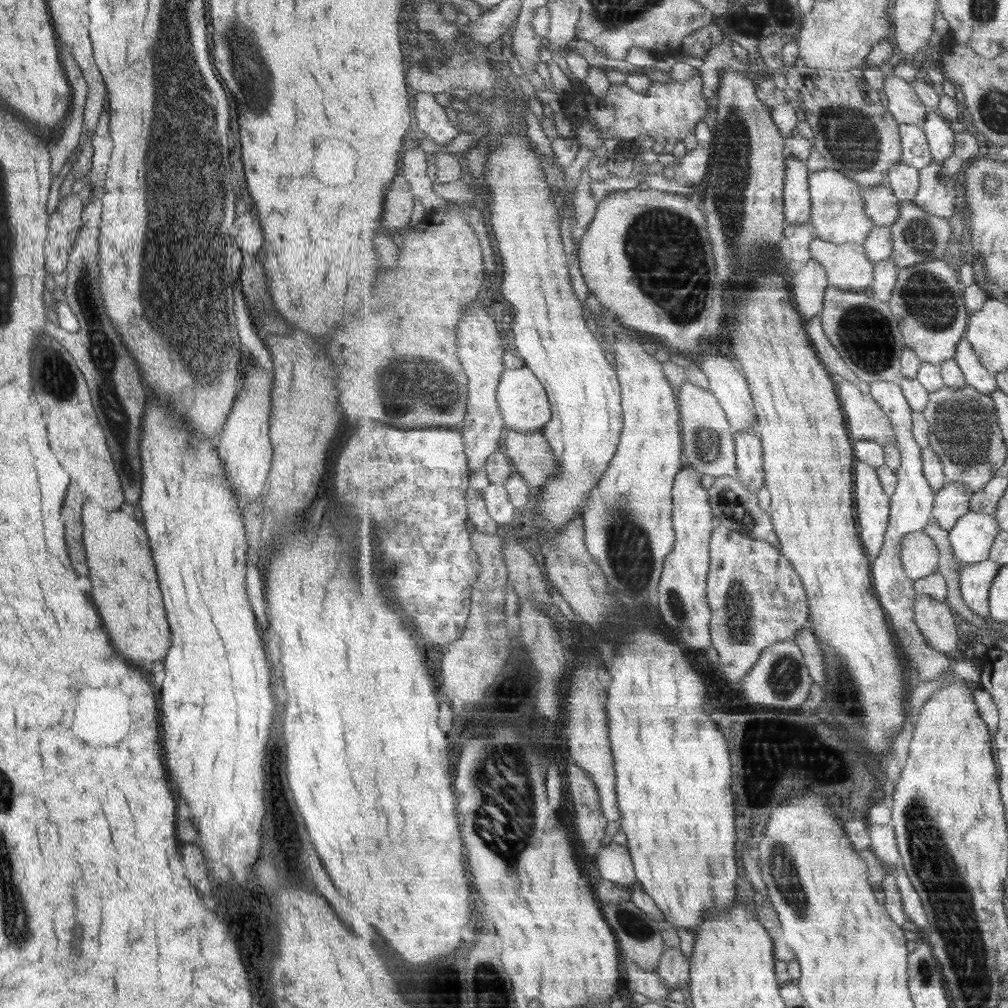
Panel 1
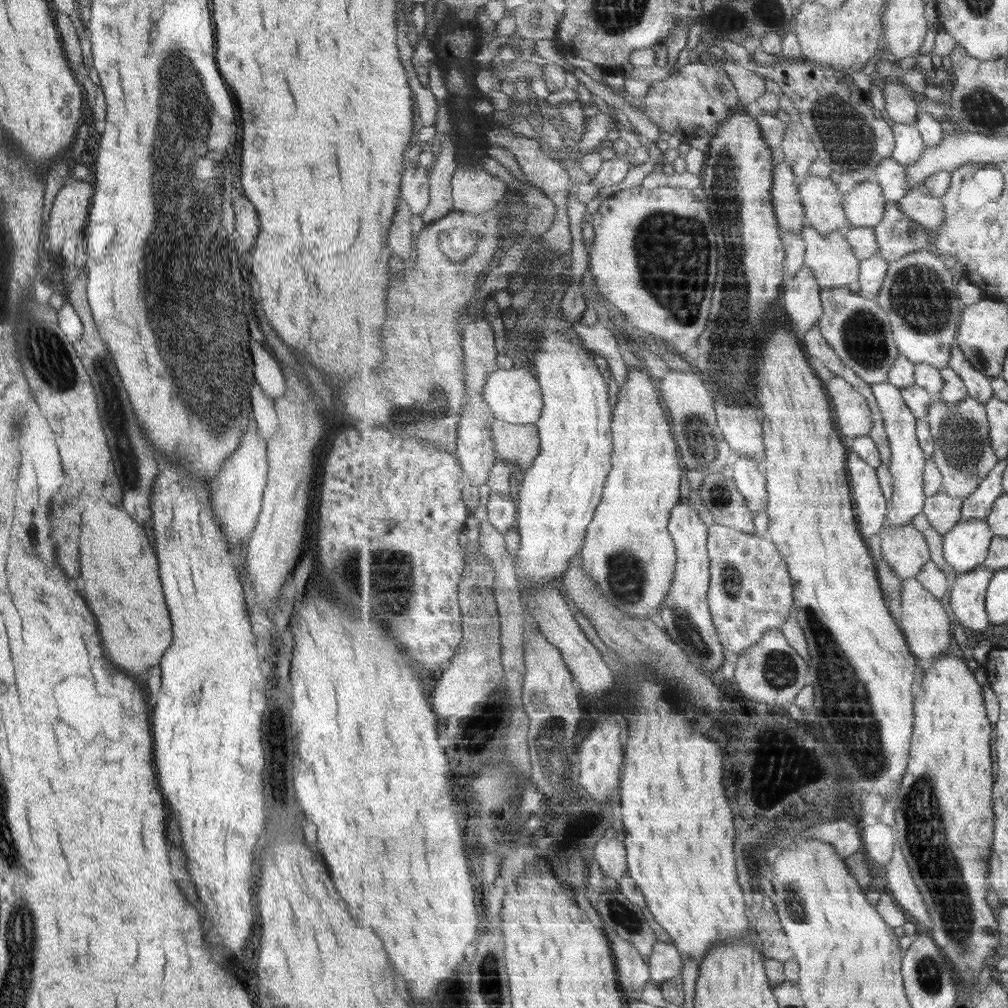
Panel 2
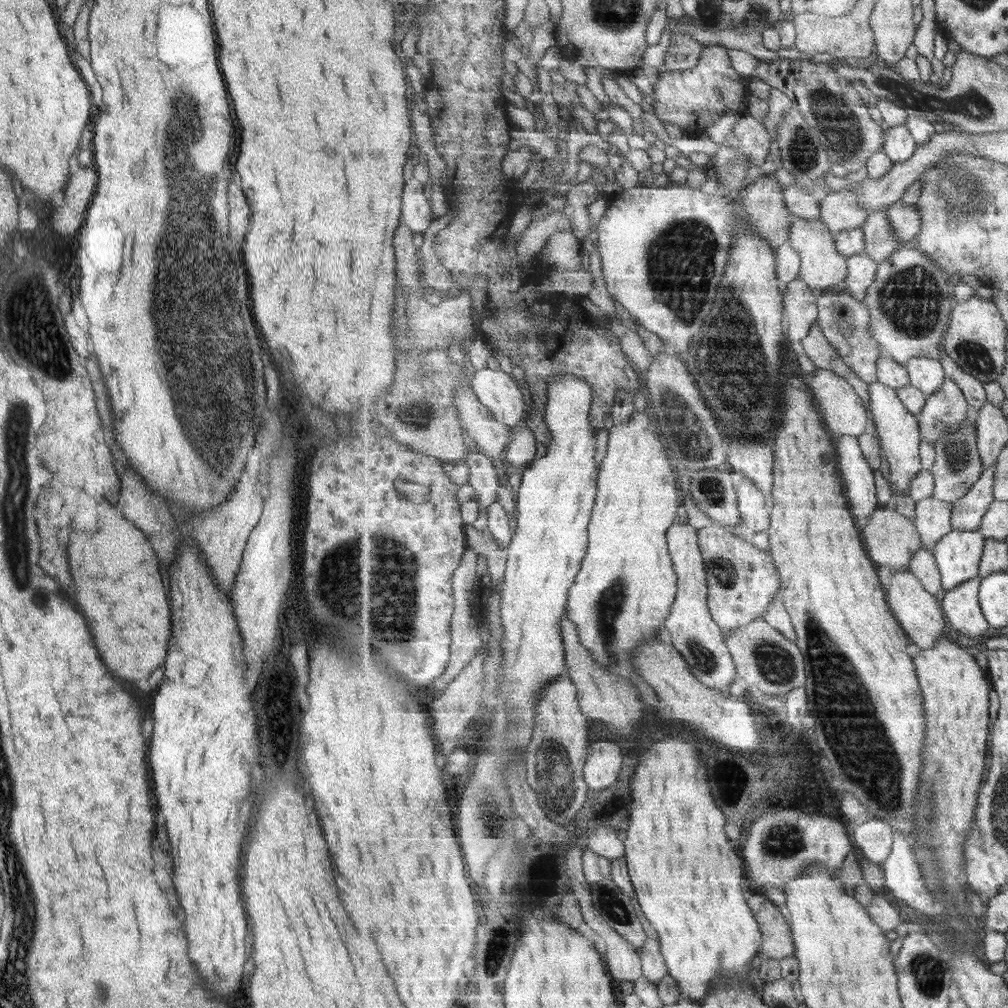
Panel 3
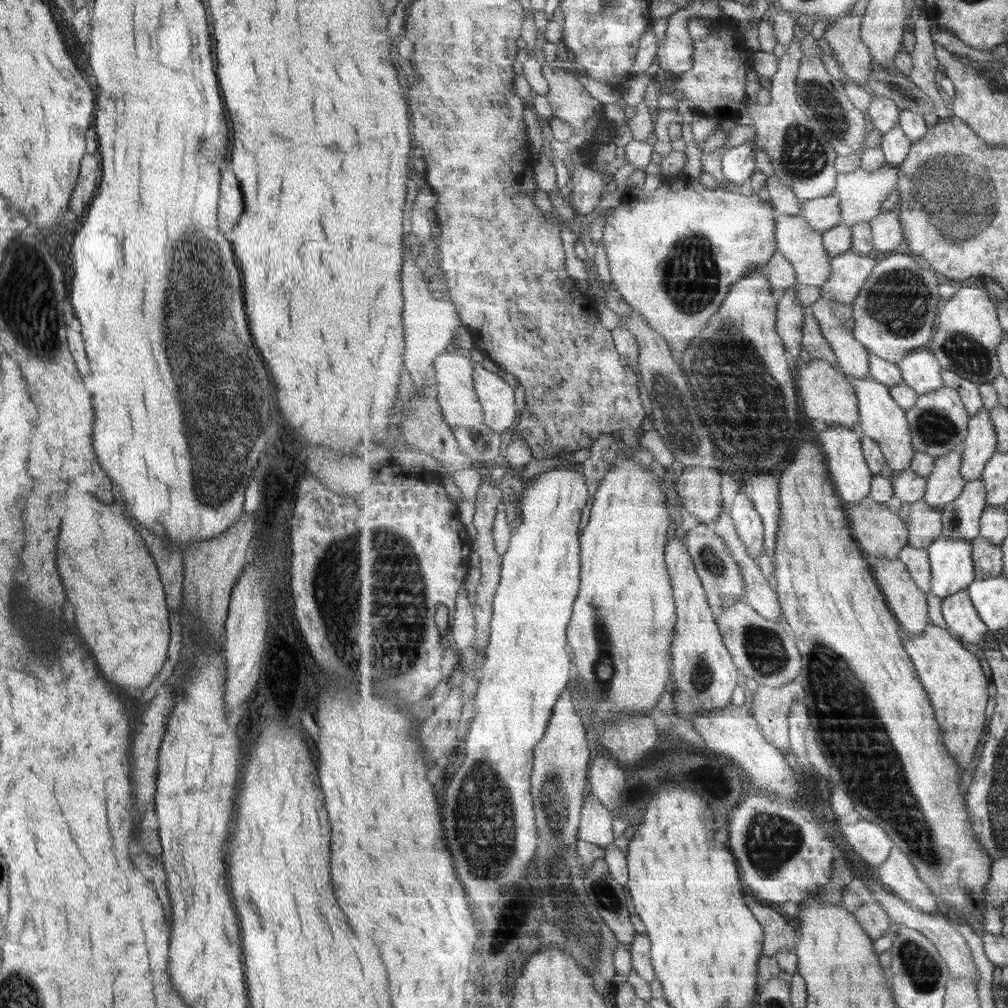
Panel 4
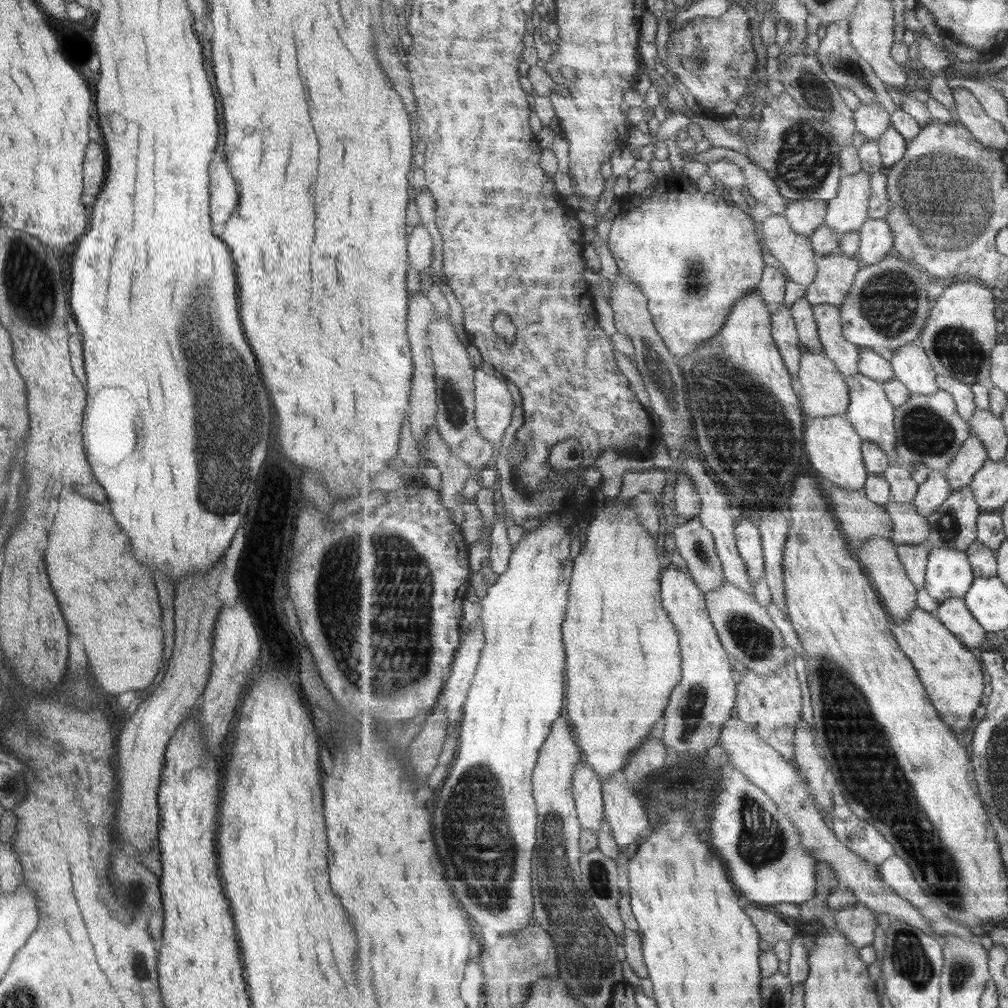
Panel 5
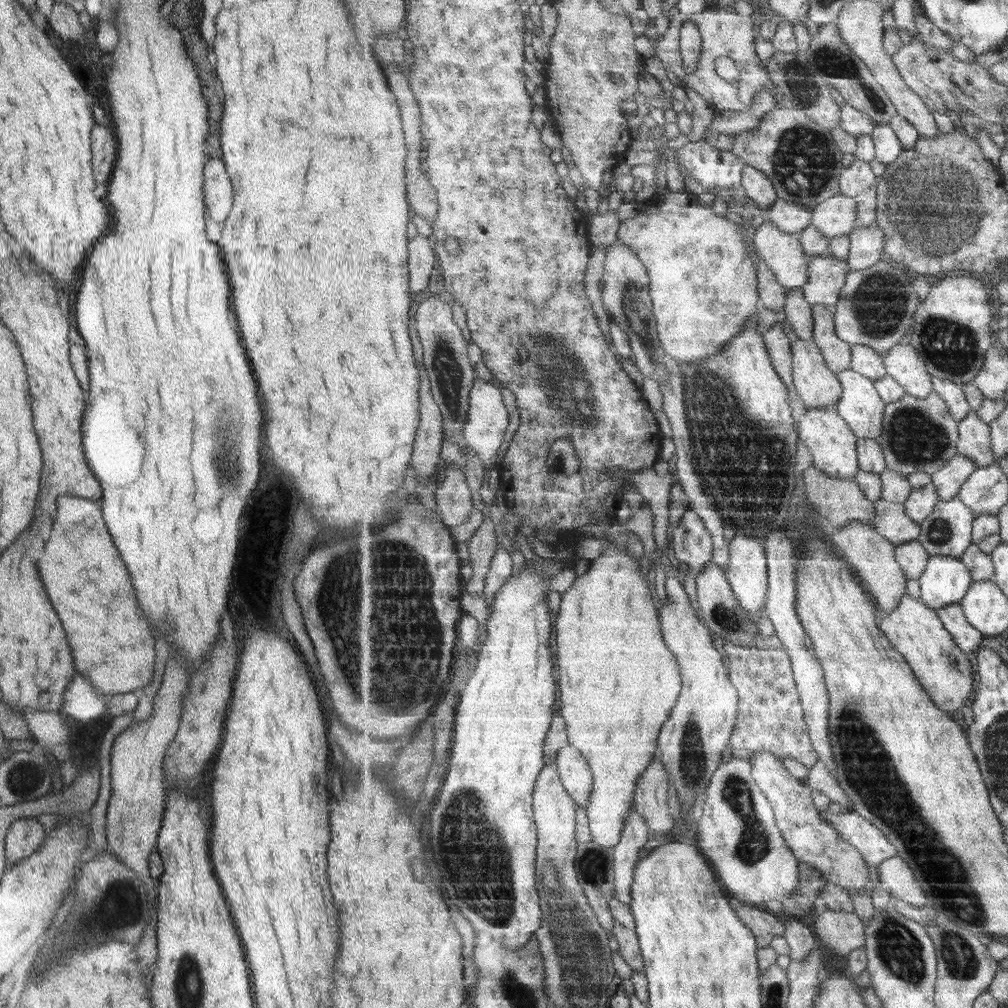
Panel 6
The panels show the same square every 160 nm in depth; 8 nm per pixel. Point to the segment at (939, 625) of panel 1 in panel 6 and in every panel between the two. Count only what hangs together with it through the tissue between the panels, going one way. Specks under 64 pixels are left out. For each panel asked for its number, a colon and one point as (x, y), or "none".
2: (928, 628)
3: (918, 611)
4: (909, 603)
5: (880, 558)
6: (872, 556)

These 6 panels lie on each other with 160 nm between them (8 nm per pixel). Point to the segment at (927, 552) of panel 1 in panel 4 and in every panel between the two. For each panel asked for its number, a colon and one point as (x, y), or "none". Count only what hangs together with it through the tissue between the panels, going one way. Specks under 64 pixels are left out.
2: (904, 547)
3: (891, 539)
4: (882, 533)

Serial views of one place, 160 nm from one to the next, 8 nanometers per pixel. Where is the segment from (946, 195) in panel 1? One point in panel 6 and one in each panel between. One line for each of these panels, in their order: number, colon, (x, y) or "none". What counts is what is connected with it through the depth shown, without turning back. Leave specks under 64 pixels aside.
2: (923, 207)
3: (907, 220)
4: (888, 231)
5: (877, 235)
6: (868, 243)

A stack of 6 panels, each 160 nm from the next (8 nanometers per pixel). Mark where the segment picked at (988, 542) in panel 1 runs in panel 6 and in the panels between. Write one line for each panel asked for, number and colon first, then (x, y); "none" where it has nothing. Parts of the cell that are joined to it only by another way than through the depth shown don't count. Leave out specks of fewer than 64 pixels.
2: (966, 547)
3: (959, 554)
4: (953, 570)
5: (949, 574)
6: (946, 580)

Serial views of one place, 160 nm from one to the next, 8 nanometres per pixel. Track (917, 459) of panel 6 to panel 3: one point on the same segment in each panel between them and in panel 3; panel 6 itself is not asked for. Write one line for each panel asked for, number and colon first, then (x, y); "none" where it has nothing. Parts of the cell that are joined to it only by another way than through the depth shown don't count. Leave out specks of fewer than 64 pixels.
3: (945, 410)
4: (939, 422)
5: (929, 429)

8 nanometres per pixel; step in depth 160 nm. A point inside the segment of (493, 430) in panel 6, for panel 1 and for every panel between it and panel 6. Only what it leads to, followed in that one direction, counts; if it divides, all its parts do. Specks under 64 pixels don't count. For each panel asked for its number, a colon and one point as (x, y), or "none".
1: (523, 400)
2: (515, 397)
3: (507, 399)
4: (498, 398)
5: (494, 404)

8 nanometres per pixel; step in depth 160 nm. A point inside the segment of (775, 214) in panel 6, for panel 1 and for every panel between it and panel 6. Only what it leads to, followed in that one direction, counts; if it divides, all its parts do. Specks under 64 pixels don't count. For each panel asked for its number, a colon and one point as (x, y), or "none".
1: (882, 205)
2: (865, 204)
3: (841, 210)
4: (823, 213)
5: (806, 216)

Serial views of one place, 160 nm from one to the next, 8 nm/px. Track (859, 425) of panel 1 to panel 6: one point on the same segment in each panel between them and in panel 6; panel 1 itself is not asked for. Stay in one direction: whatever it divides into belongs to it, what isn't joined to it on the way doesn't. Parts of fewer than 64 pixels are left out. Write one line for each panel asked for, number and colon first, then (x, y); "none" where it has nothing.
2: (853, 413)
3: (841, 405)
4: (827, 394)
5: (824, 391)
6: (818, 387)

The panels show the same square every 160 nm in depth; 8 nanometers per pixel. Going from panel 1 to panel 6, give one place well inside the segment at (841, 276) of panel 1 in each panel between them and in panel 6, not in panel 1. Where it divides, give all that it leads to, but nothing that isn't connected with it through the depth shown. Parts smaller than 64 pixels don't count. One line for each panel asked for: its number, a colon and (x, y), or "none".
2: (831, 256)
3: (823, 266)
4: (798, 241)
5: (795, 252)
6: (783, 252)

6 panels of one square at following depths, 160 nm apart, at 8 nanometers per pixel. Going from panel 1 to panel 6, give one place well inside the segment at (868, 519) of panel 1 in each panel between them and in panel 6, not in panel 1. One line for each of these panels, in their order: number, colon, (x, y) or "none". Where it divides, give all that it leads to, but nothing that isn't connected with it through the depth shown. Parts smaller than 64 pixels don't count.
2: (872, 505)
3: (860, 477)
4: (848, 465)
5: (834, 447)
6: (833, 445)

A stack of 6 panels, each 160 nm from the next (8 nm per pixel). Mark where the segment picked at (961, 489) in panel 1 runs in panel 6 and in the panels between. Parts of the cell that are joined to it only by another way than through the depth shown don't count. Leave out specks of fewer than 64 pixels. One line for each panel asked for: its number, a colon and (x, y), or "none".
2: (943, 511)
3: (933, 518)
4: (924, 521)
5: (910, 527)
6: (891, 521)

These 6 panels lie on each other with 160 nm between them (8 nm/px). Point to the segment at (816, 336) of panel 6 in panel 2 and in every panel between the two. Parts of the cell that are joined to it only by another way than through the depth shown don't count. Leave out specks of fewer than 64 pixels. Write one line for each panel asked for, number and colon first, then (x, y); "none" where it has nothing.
2: (860, 331)
3: (846, 322)
4: (837, 322)
5: (845, 354)

